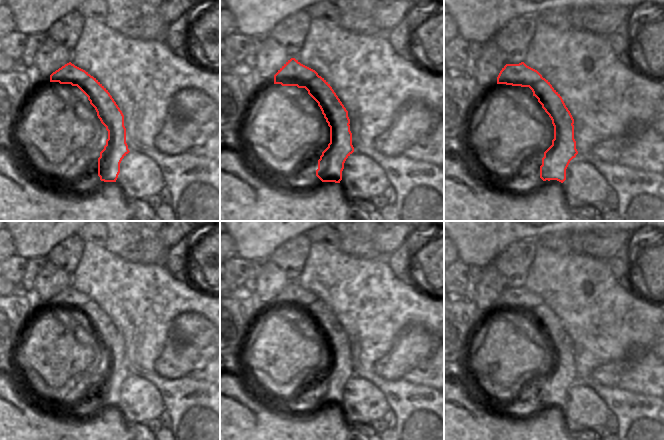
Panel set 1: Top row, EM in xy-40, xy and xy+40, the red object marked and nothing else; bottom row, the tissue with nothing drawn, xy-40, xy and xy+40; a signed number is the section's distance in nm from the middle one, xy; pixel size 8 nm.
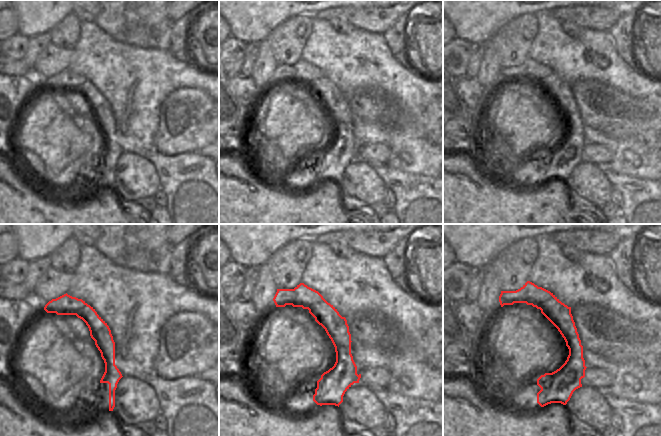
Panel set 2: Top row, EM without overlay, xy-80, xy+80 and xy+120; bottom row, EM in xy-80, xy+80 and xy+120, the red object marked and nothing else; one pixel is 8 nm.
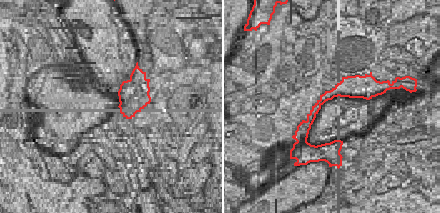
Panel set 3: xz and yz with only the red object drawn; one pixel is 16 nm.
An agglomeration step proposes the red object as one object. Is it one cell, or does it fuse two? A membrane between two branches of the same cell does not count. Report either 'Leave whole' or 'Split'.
Split.

